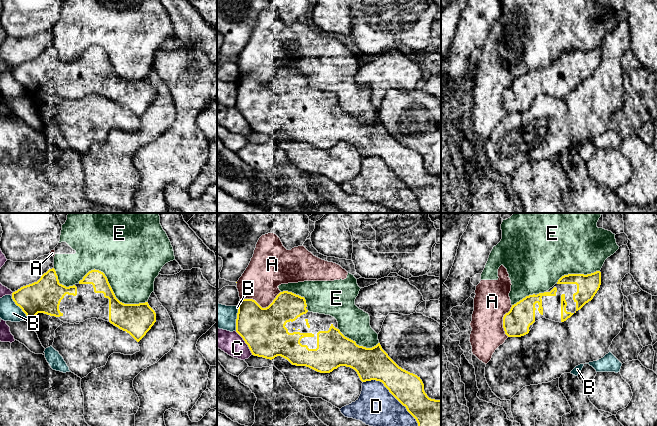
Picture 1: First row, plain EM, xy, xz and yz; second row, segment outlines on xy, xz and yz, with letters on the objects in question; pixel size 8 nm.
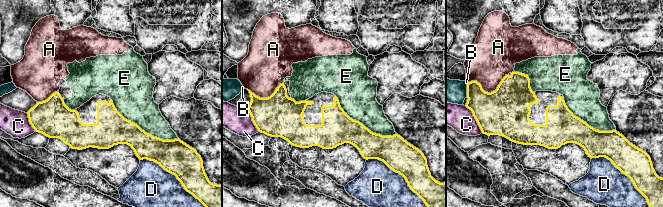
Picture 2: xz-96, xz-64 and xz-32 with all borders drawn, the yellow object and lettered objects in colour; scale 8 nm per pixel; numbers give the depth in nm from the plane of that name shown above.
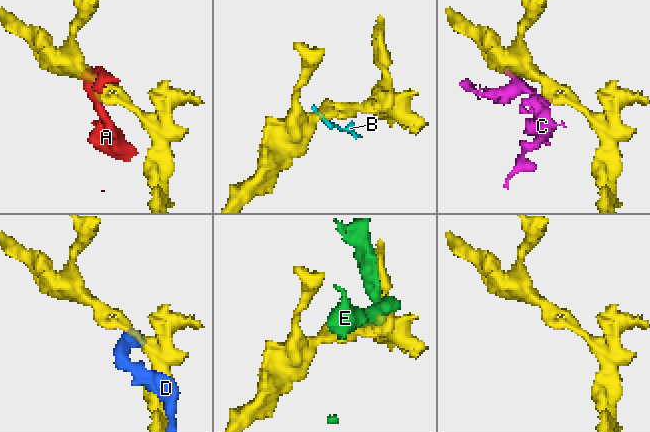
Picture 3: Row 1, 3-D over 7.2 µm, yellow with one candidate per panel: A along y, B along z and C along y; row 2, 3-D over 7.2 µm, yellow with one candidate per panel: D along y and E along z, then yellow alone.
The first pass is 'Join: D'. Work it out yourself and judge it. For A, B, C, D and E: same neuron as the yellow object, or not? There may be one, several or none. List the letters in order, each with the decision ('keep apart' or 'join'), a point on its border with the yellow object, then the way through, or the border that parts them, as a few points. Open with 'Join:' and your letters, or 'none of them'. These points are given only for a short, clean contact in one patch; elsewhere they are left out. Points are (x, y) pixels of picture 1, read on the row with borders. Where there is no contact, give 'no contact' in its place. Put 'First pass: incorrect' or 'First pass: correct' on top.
First pass: incorrect
Join: none of them
A: keep apart | xz (261, 307)
B: keep apart | xz (237, 318)
C: keep apart | xz (245, 342)
D: keep apart | xz (393, 395)
E: keep apart | xy (111, 288)

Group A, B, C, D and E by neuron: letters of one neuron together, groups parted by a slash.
A E / B / C / D

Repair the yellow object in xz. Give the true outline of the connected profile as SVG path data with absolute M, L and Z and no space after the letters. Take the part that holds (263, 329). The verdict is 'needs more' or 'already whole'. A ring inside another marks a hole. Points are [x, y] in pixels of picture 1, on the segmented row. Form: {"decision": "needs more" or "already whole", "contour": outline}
{"decision": "needs more", "contour": "M283 291L266 308L253 299L242 299L237 307L236 332L248 345L252 355L270 360L281 356L292 365L306 366L320 373L330 373L340 366L350 367L357 372L362 382L382 382L416 419L418 426L441 426L441 400L427 396L420 377L399 367L380 343L366 348L345 337L334 317L309 312L304 297Z"}

